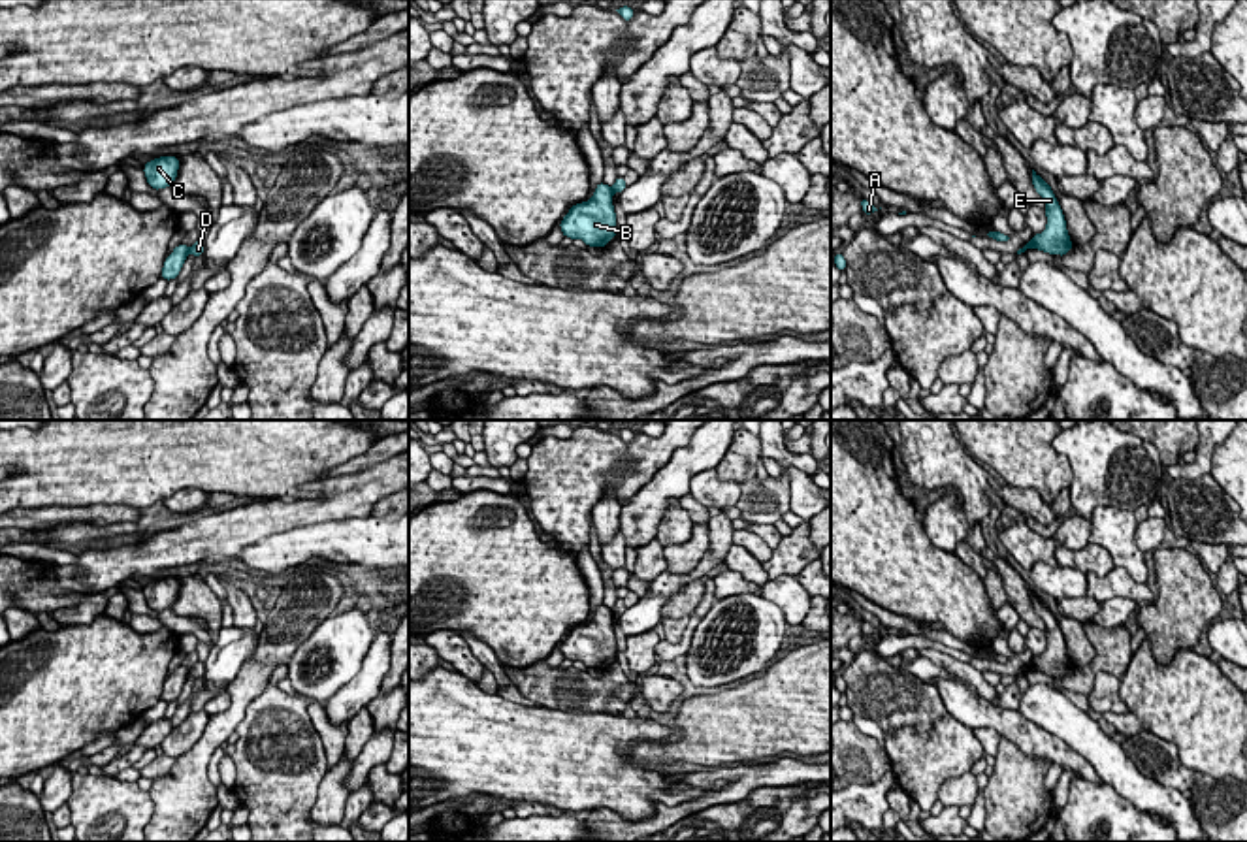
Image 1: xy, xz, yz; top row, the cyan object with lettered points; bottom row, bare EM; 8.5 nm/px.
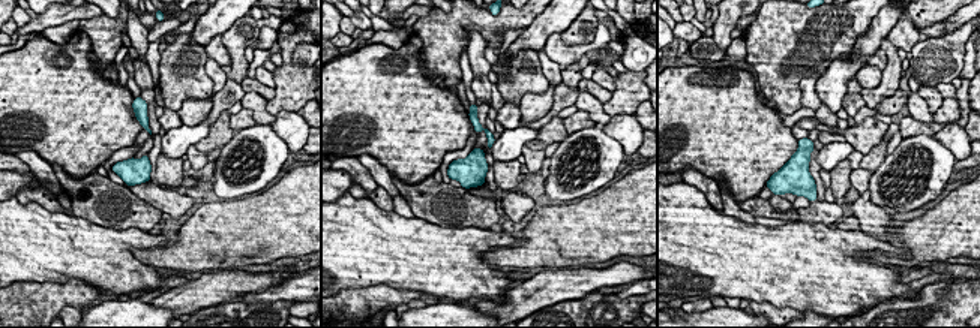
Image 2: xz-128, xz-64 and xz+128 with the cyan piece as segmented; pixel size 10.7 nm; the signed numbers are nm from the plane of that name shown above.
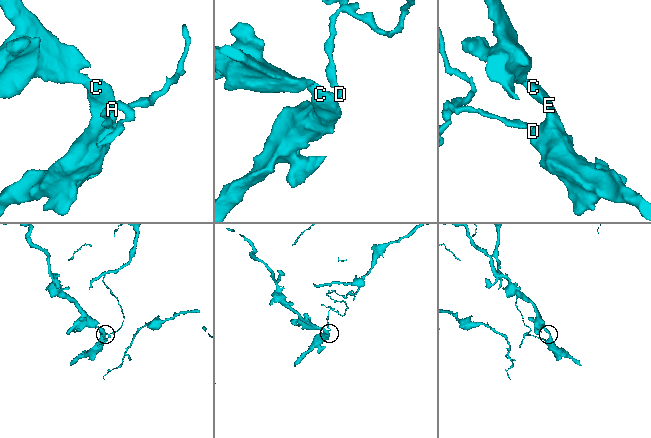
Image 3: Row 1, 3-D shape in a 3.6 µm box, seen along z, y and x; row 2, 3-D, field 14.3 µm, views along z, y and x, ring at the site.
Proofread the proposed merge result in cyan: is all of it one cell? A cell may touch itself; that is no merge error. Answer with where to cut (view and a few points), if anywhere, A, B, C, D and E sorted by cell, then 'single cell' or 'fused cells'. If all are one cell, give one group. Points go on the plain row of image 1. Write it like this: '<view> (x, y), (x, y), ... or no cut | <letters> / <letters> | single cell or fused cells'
xz (611, 609), (615, 613) | A D / B C E | fused cells

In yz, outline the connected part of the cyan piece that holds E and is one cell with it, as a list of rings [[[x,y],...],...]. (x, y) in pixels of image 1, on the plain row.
[[[1032,591],[1032,607],[1045,625],[1047,646],[1042,656],[1032,657],[1032,661],[1027,667],[1023,667],[1023,674],[1027,671],[1038,671],[1047,676],[1064,678],[1066,674],[1072,672],[1074,665],[1070,663],[1066,652],[1066,640],[1057,623],[1057,618],[1053,616],[1051,608],[1034,591]]]

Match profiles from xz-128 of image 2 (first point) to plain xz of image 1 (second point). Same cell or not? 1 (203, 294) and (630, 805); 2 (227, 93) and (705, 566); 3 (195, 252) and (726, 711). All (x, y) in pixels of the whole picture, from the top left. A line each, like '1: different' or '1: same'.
1: different
2: same
3: same

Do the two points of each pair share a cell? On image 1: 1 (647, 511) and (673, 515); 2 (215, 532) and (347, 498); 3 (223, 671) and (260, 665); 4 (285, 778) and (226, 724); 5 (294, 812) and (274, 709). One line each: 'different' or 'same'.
1: different
2: same
3: different
4: different
5: same

